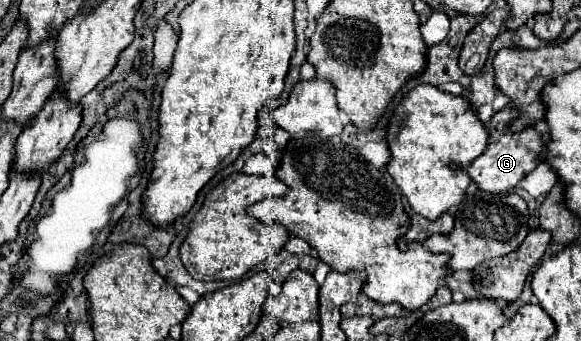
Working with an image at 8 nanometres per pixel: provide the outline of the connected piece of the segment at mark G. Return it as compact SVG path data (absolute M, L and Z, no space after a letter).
M506 107L506 109L498 111L490 119L490 125L486 125L488 135L490 135L488 137L488 147L484 149L484 153L480 157L476 157L476 161L472 161L470 165L464 167L466 173L470 175L470 179L482 191L488 191L488 193L506 193L506 191L514 189L542 161L542 153L546 151L542 135L534 127L524 129L520 133L514 133L510 129L510 123L516 117L518 117L518 111L514 107Z

